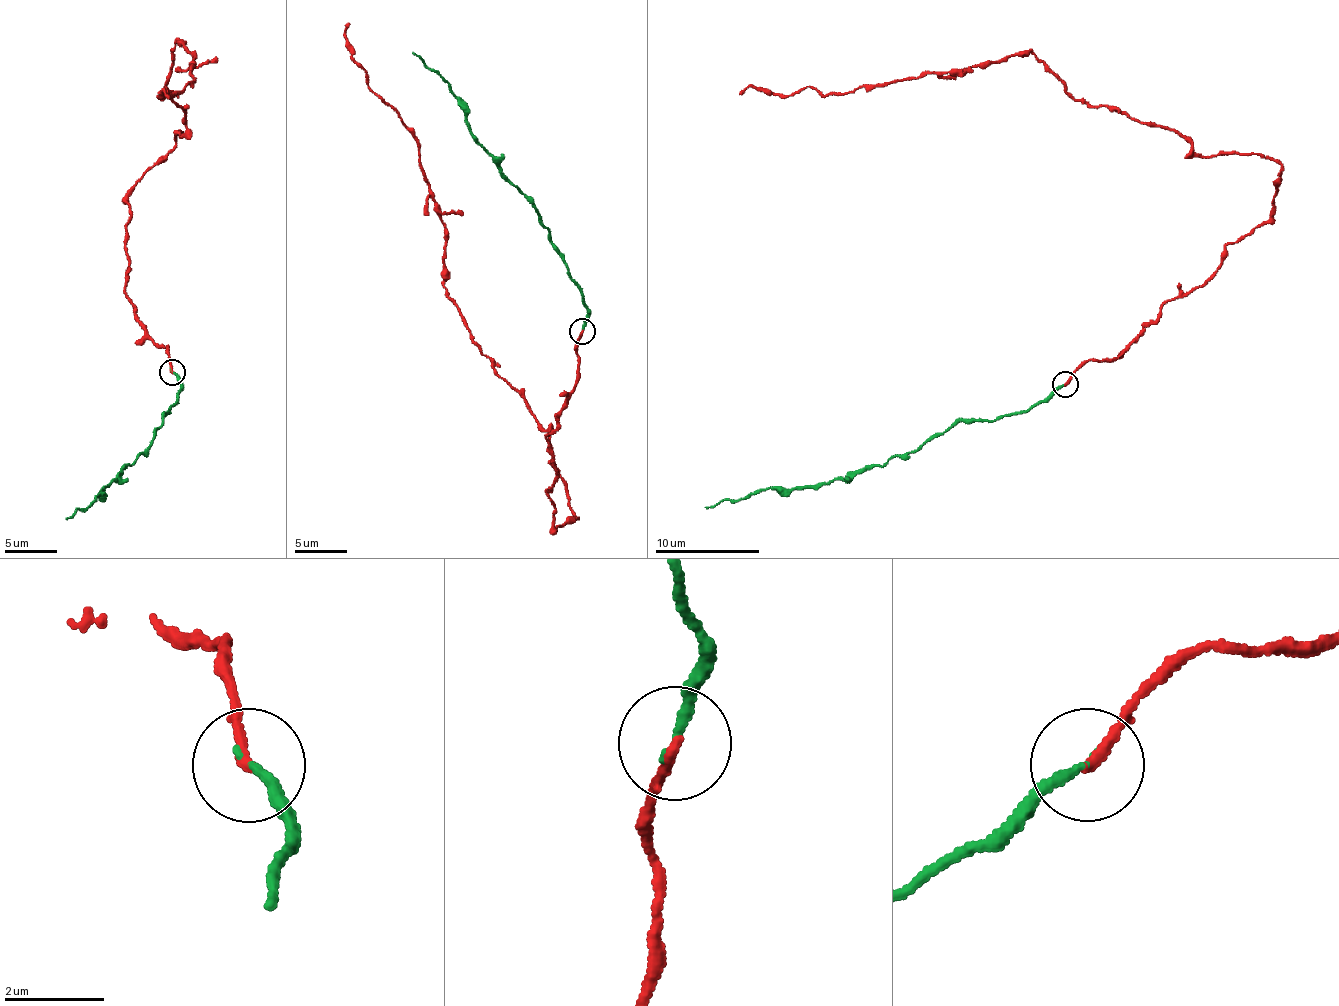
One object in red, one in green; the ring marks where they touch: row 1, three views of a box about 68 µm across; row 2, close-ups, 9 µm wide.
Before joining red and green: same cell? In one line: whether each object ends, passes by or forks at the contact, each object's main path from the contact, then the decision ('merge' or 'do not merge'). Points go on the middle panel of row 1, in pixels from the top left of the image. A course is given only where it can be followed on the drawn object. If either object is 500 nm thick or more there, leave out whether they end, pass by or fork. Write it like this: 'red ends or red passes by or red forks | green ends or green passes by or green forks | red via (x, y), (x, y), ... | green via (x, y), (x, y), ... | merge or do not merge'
red ends | green ends | red via (581, 330), (547, 437), (551, 528), (578, 517), (550, 439), (444, 284), (419, 142), (347, 22) | green via (581, 330), (587, 313), (581, 290), (531, 205), (471, 132), (467, 109), (437, 74), (412, 51) | do not merge

